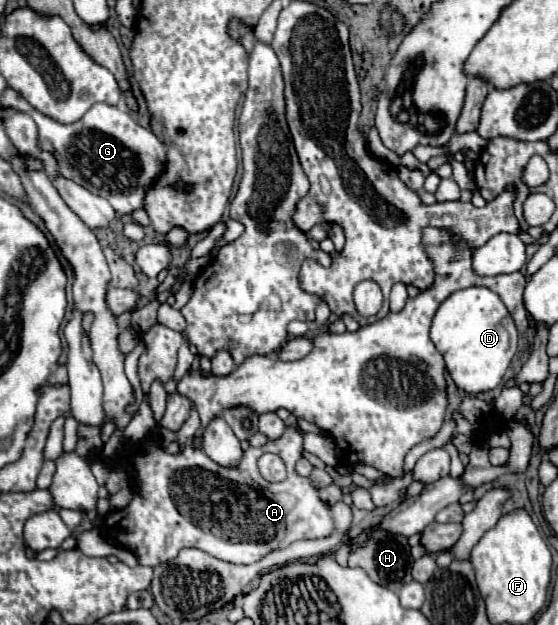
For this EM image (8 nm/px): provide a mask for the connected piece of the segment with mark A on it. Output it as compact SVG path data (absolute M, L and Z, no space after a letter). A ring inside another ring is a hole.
M287 426L281 438L269 440L261 448L249 446L237 468L223 468L213 460L209 460L203 450L193 448L193 438L187 440L187 446L181 454L167 454L161 446L147 442L143 444L143 450L137 450L127 458L127 460L147 460L147 464L145 462L135 464L135 474L137 474L135 478L139 478L141 484L135 490L131 504L121 510L119 518L117 520L109 518L103 524L103 532L117 544L131 550L137 556L139 564L143 566L157 566L169 562L185 546L199 548L231 564L255 564L269 552L285 548L291 542L327 538L335 528L331 510L319 498L319 490L311 484L311 480L295 472L295 464L301 456L303 456L303 432L297 426ZM263 452L275 452L283 458L287 466L287 478L283 482L271 484L263 480L263 476L257 470L257 458Z

